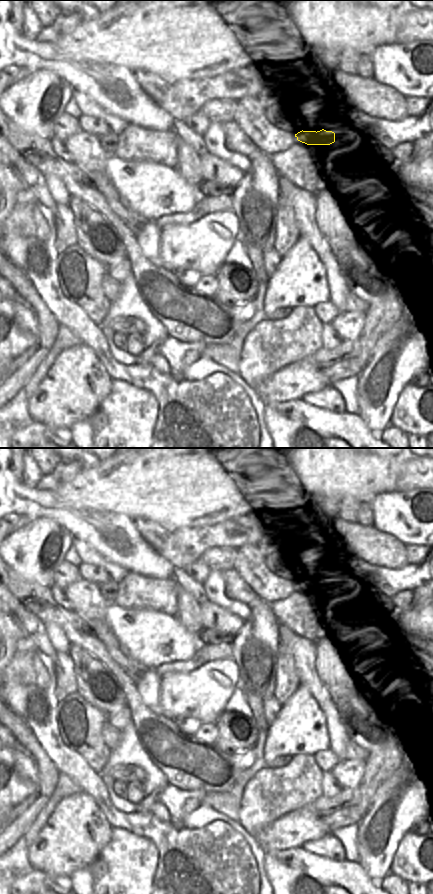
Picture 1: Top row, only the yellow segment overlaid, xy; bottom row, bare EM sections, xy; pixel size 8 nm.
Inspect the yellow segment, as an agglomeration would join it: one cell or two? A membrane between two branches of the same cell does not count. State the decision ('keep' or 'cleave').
cleave

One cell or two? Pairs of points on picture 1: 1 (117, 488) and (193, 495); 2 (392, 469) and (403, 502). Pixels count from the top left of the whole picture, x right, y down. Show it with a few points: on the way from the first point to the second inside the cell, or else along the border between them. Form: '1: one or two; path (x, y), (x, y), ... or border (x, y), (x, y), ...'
1: one; path (136, 488), (174, 488)
2: two; border (394, 490), (380, 492), (372, 499)

